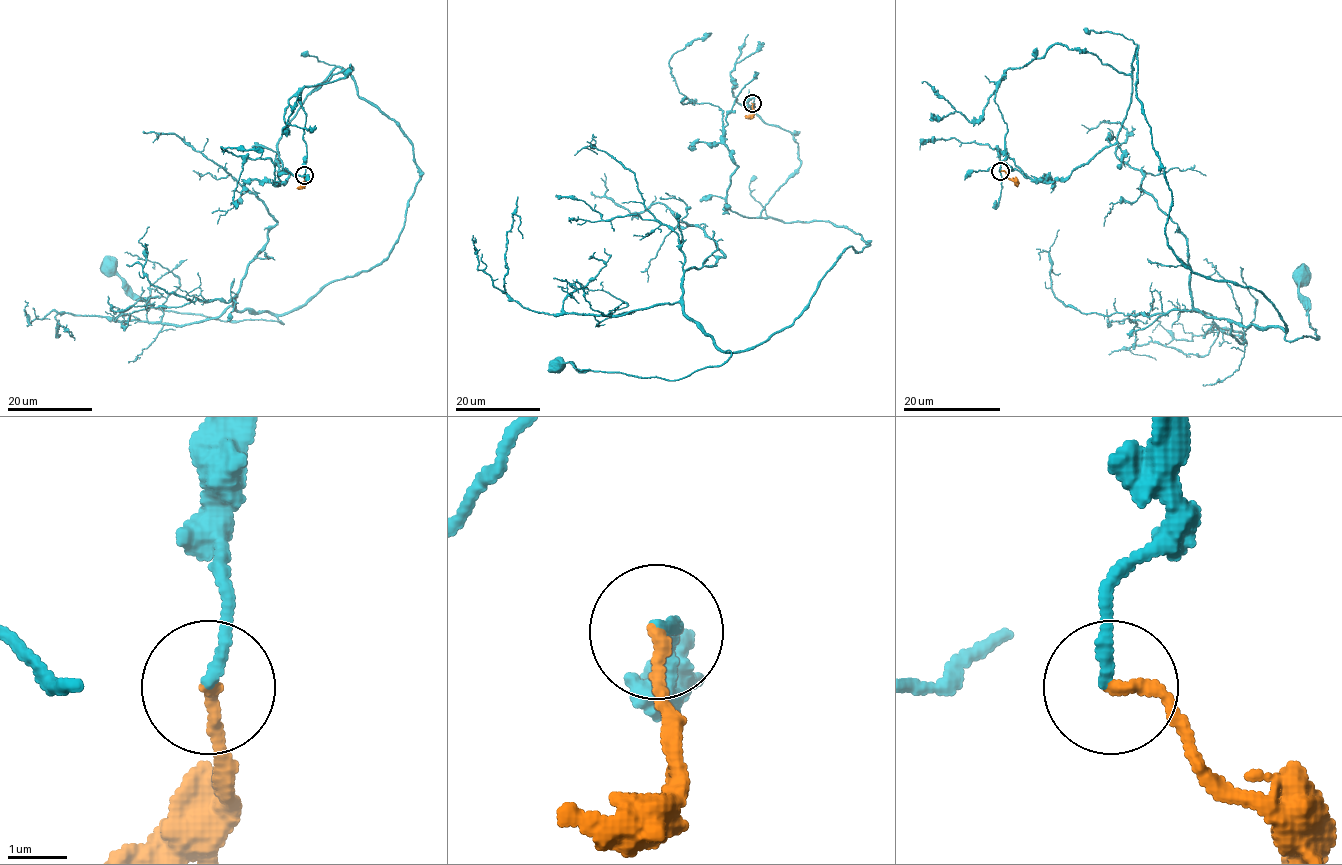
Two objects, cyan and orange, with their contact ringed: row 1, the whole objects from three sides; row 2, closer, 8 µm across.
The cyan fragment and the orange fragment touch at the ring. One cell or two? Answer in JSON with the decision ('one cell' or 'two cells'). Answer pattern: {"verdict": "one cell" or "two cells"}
{"verdict": "one cell"}

